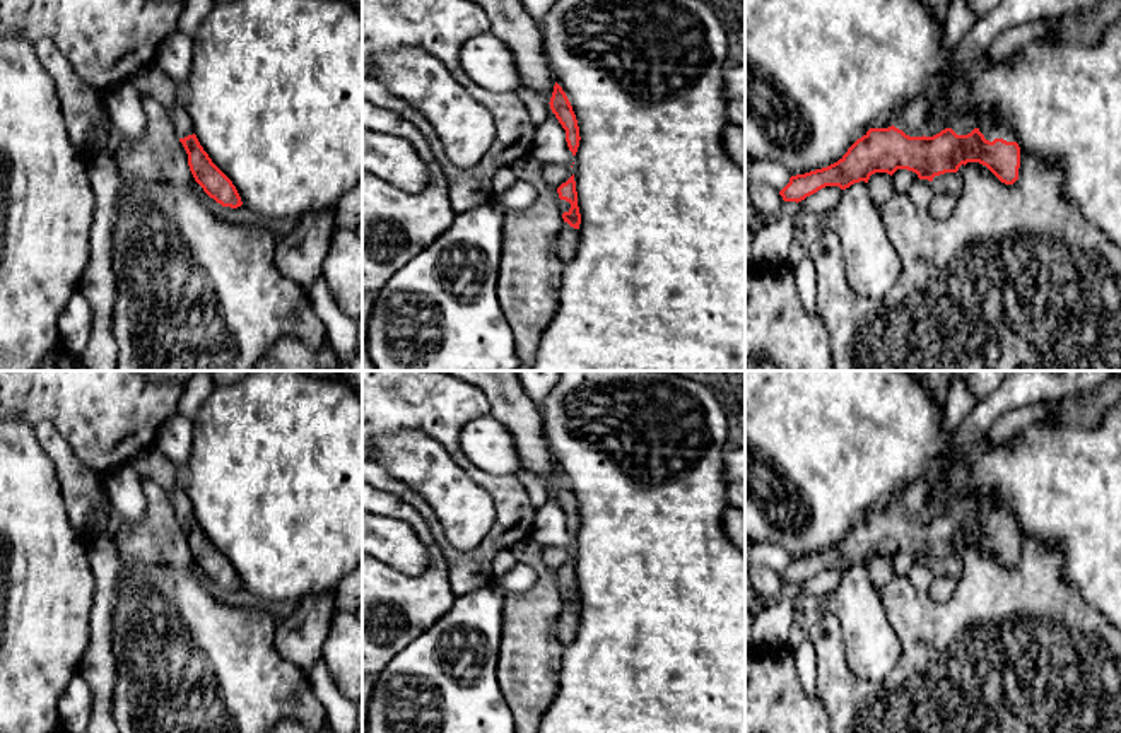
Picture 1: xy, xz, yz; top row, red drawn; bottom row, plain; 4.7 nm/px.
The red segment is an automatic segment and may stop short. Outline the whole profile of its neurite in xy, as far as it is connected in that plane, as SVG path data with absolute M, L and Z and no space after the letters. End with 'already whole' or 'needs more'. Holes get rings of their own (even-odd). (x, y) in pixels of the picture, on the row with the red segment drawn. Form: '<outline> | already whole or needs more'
M176 104L169 111L176 137L188 154L188 166L195 181L203 191L222 207L238 208L243 205L241 196L232 181L212 162L200 145L191 118L185 104Z | needs more

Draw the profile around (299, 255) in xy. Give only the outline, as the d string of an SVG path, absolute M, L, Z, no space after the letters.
M330 210L308 214L292 232L277 241L277 267L306 290L321 280L321 267L332 244L335 214Z

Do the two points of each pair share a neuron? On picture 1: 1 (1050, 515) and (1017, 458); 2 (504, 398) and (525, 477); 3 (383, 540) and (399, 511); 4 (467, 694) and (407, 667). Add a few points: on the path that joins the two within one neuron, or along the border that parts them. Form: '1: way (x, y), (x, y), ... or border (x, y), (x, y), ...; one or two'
1: way (1050, 501), (1050, 491), (1031, 472); one
2: border (522, 465), (547, 486); two
3: border (380, 515), (404, 520), (422, 544); two
4: way (451, 694), (440, 682), (422, 674); one

